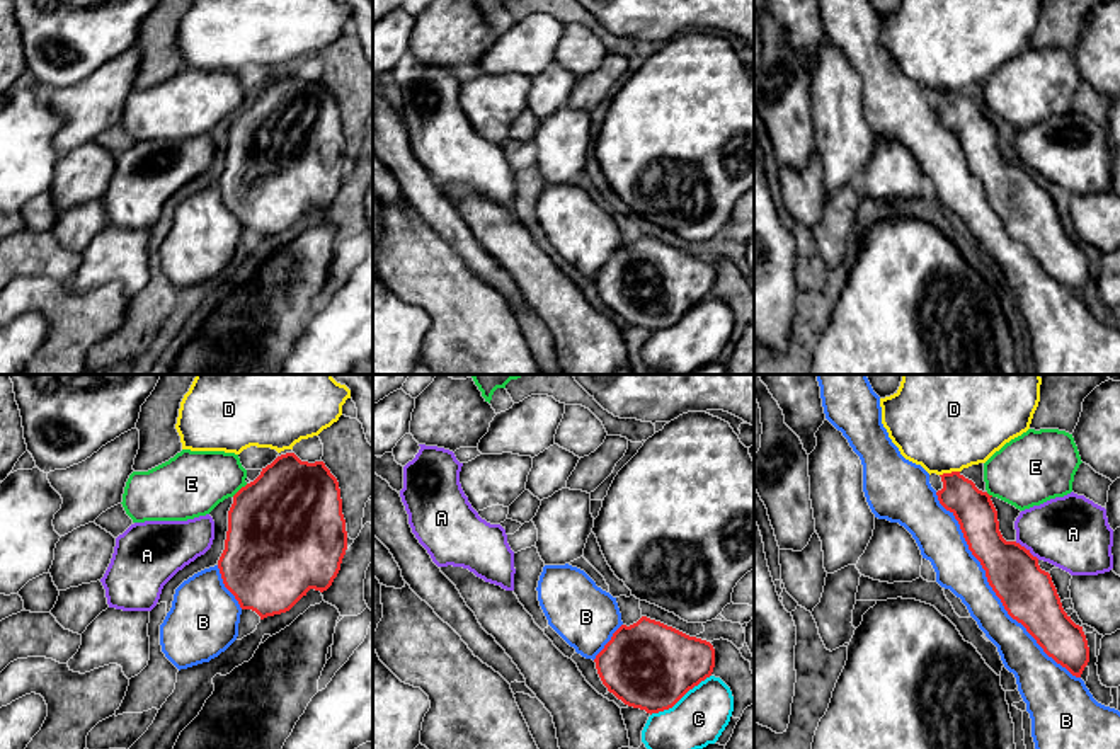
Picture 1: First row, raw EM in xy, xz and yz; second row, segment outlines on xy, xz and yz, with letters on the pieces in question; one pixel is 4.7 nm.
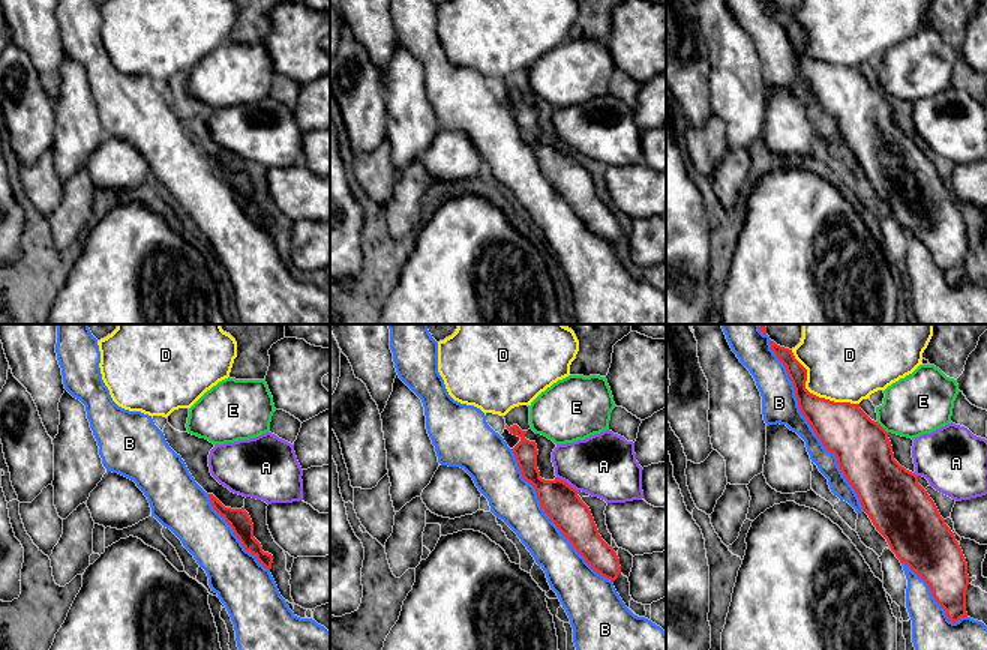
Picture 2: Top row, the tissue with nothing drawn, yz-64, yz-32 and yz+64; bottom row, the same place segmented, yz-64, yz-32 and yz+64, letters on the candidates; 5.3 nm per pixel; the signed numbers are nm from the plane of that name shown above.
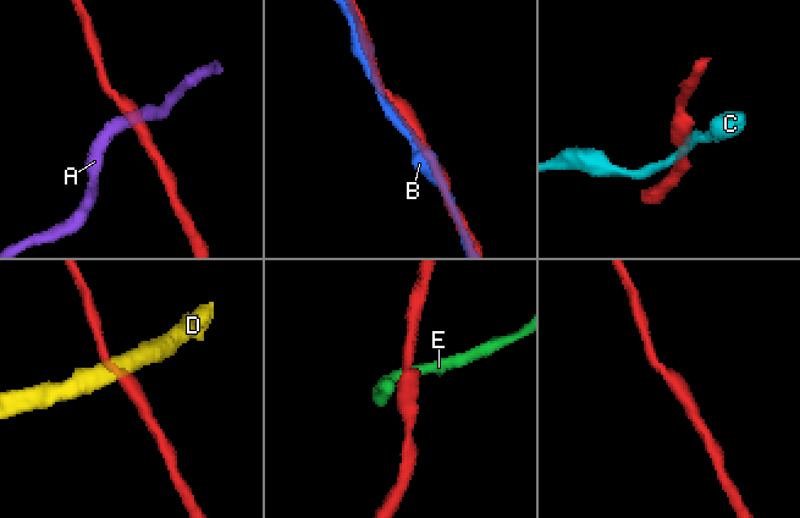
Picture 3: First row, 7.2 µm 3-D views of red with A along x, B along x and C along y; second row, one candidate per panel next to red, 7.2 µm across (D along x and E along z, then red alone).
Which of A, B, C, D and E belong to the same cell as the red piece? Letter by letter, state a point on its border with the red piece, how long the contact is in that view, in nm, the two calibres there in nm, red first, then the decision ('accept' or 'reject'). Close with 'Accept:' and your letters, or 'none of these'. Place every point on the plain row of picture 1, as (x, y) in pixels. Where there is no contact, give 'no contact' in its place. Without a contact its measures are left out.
A: yz (1025, 167) | 150 nm | 260/340 nm | reject
B: yz (993, 208) | 1100 nm | 260/200 nm | accept
C: xz (680, 317) | 340 nm | 420/260 nm | reject
D: yz (948, 92) | 100 nm | 190/440 nm | reject
E: xy (240, 108) | 100 nm | 480/320 nm | reject
Accept: B

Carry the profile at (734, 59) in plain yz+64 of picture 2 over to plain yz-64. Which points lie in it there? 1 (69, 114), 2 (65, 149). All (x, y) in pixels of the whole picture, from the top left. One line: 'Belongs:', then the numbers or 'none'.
Belongs: 1, 2

